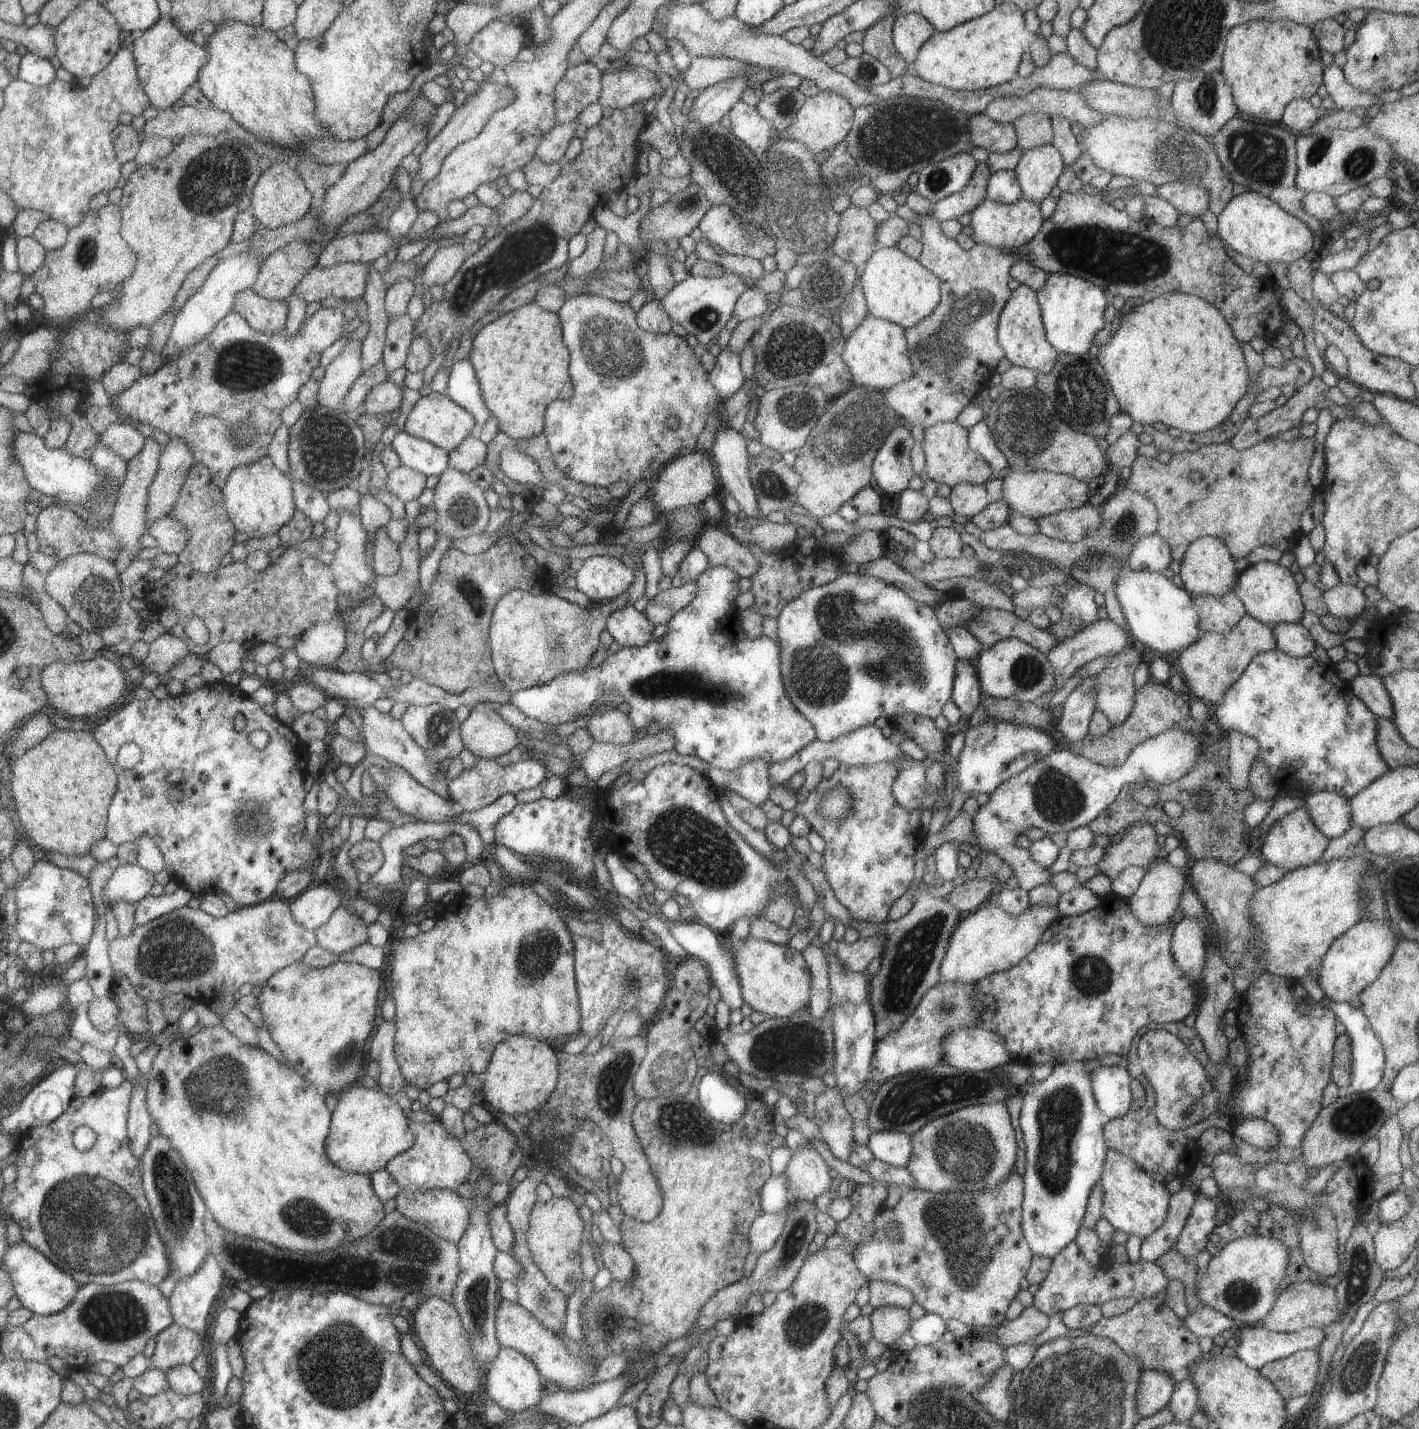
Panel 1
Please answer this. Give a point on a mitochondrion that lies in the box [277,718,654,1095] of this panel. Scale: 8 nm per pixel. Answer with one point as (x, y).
(538, 953)

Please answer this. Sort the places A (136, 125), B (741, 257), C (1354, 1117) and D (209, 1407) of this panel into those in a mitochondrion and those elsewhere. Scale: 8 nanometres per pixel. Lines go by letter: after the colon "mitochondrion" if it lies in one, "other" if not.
A: other
B: other
C: mitochondrion
D: other

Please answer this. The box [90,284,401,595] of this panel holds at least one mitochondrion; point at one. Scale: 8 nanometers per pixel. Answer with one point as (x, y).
(244, 366)

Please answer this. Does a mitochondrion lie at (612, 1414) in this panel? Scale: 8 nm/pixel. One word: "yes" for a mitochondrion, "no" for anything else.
no

